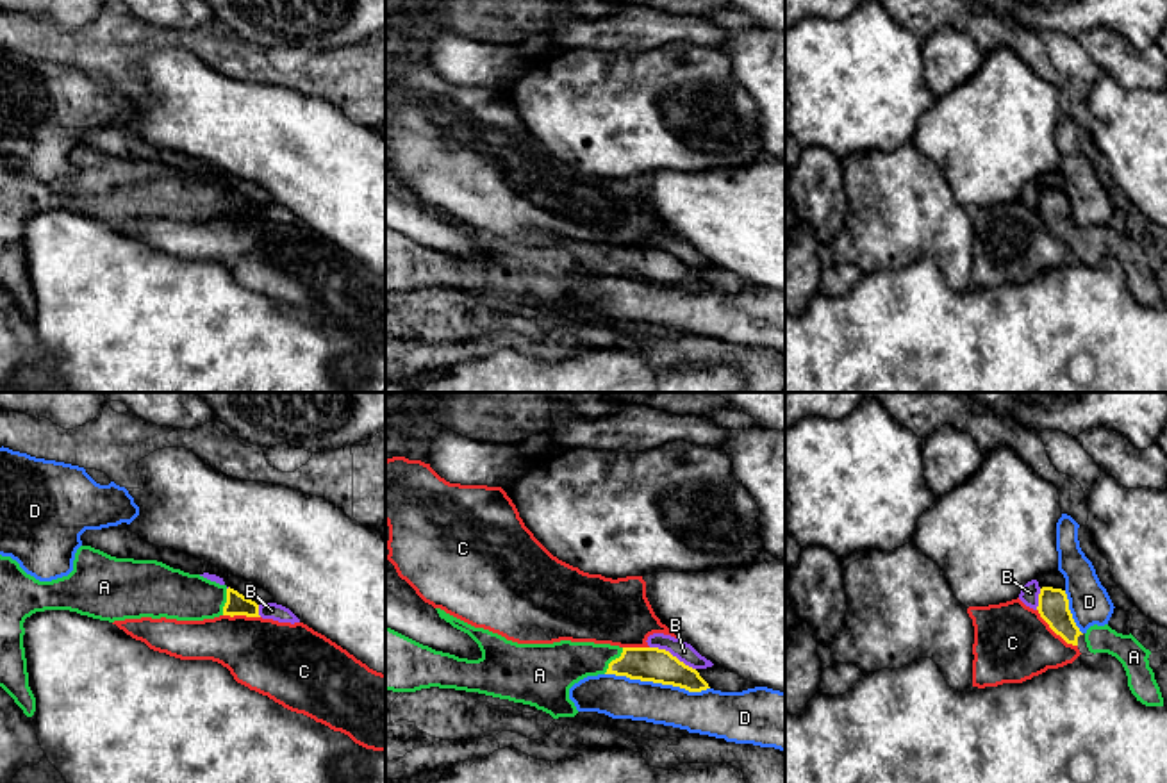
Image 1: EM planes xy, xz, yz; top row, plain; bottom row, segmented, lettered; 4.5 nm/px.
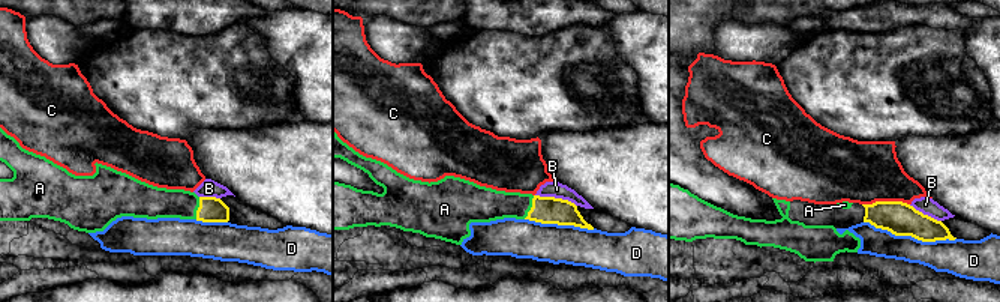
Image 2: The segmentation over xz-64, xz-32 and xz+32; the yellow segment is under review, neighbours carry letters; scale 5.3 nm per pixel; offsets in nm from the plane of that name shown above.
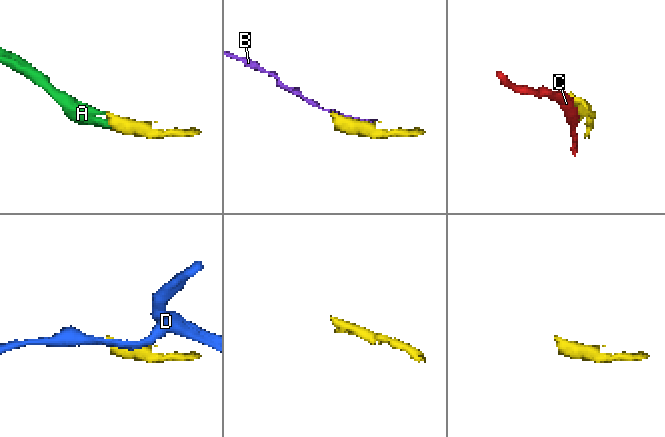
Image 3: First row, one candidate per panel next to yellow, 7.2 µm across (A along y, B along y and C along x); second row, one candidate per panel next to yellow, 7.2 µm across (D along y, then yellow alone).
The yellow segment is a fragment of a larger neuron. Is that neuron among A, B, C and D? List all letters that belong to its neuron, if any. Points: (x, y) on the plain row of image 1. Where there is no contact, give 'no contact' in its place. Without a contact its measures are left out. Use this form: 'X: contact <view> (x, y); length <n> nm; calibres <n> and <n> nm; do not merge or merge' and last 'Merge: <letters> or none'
A: contact xz (612, 261); length 150 nm; calibres 160 and 220 nm; merge
B: contact xz (671, 255); length 240 nm; calibres 160 and 90 nm; do not merge
C: contact yz (1055, 232); length 260 nm; calibres 140 and 360 nm; do not merge
D: contact xz (657, 282); length 480 nm; calibres 160 and 190 nm; do not merge
Merge: A

